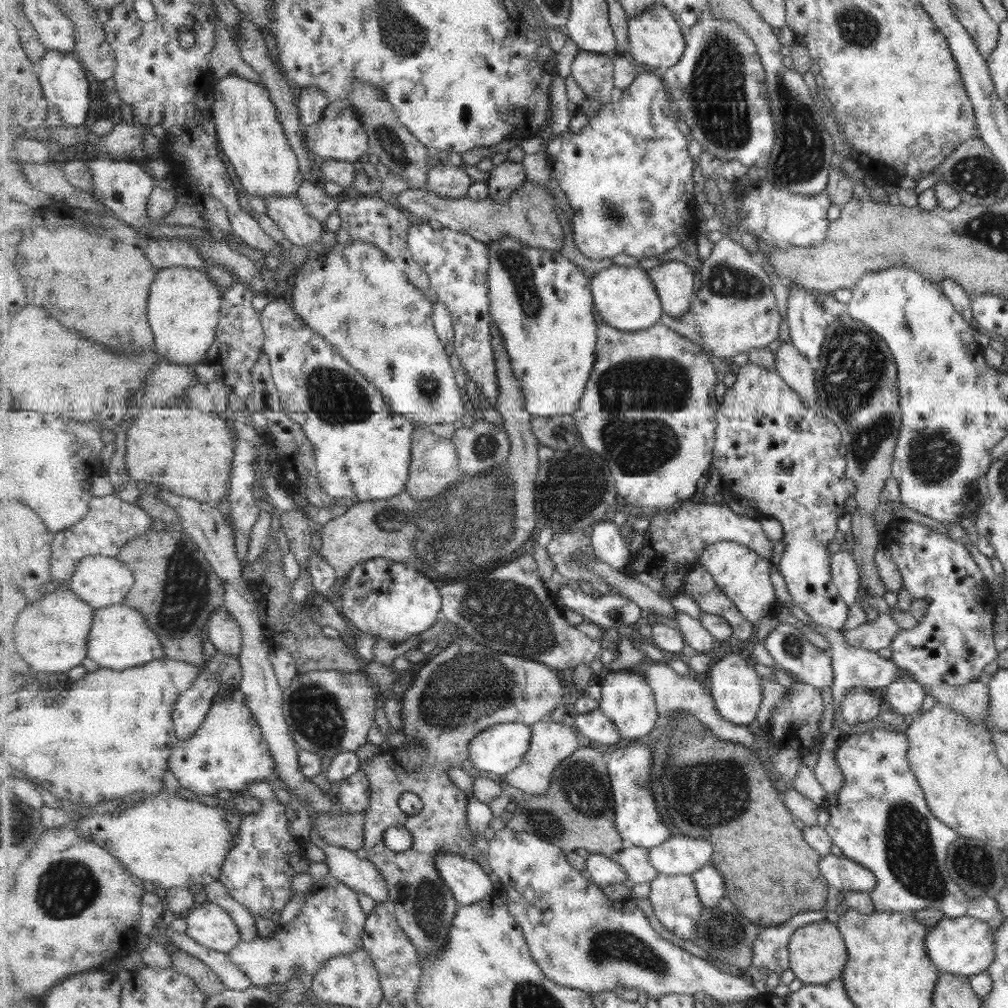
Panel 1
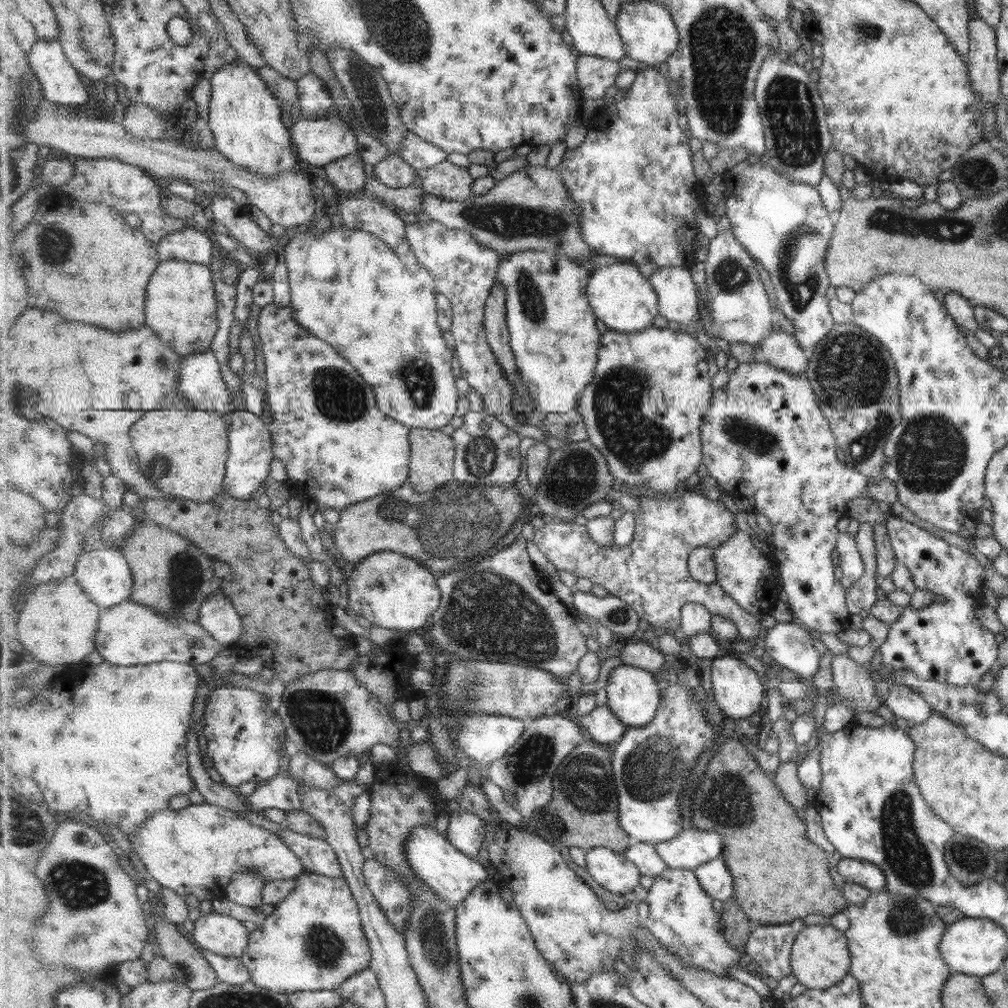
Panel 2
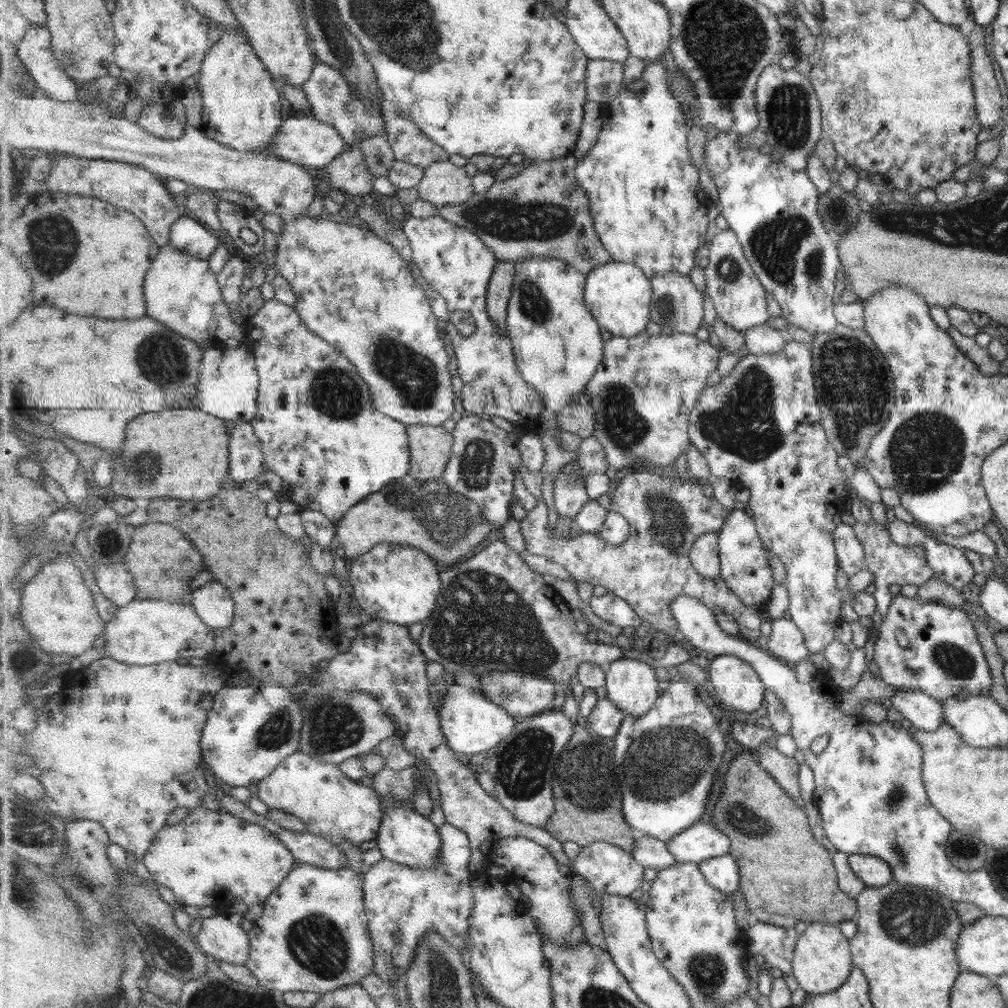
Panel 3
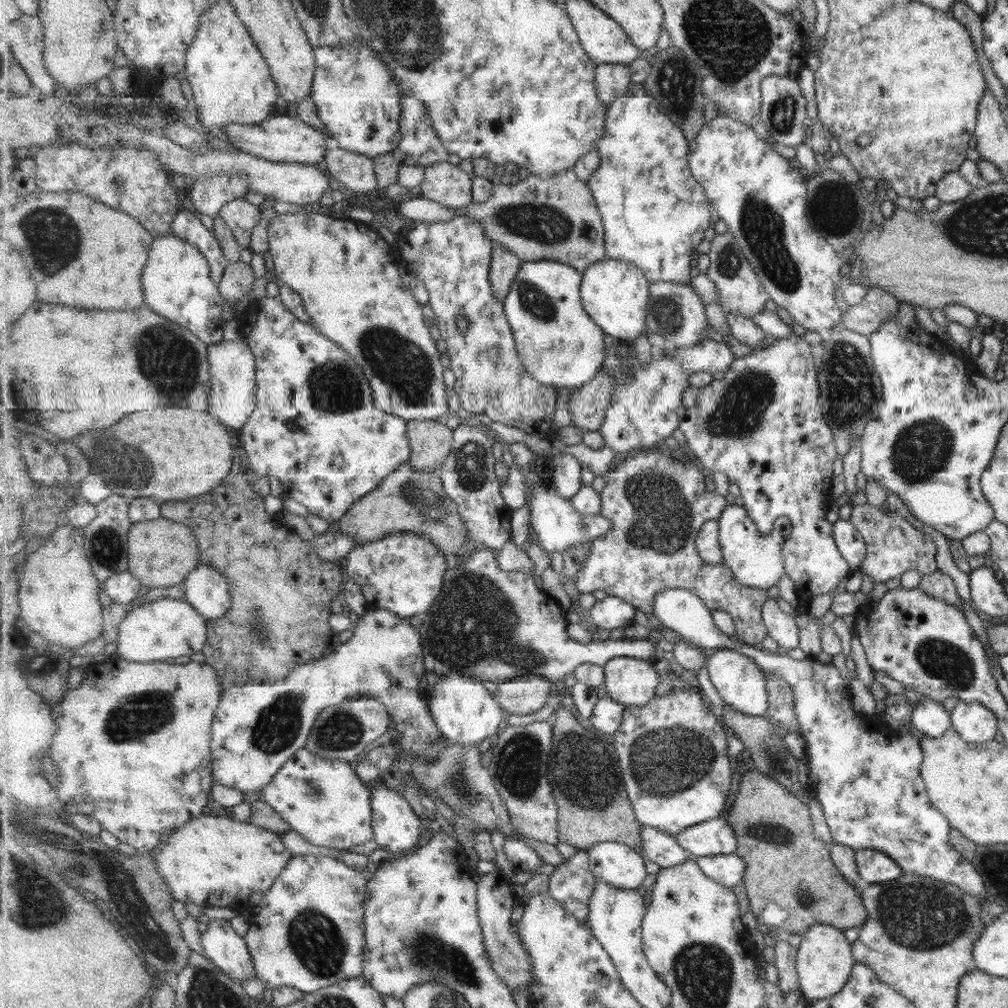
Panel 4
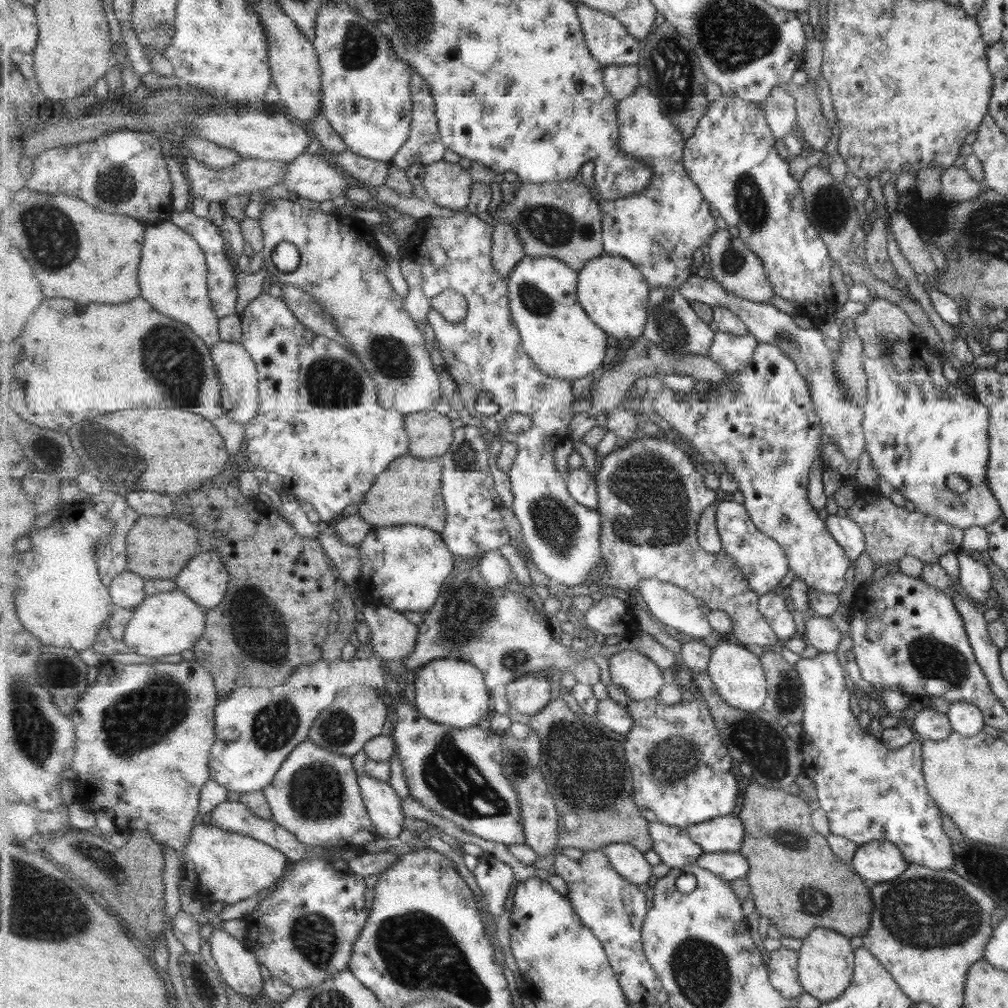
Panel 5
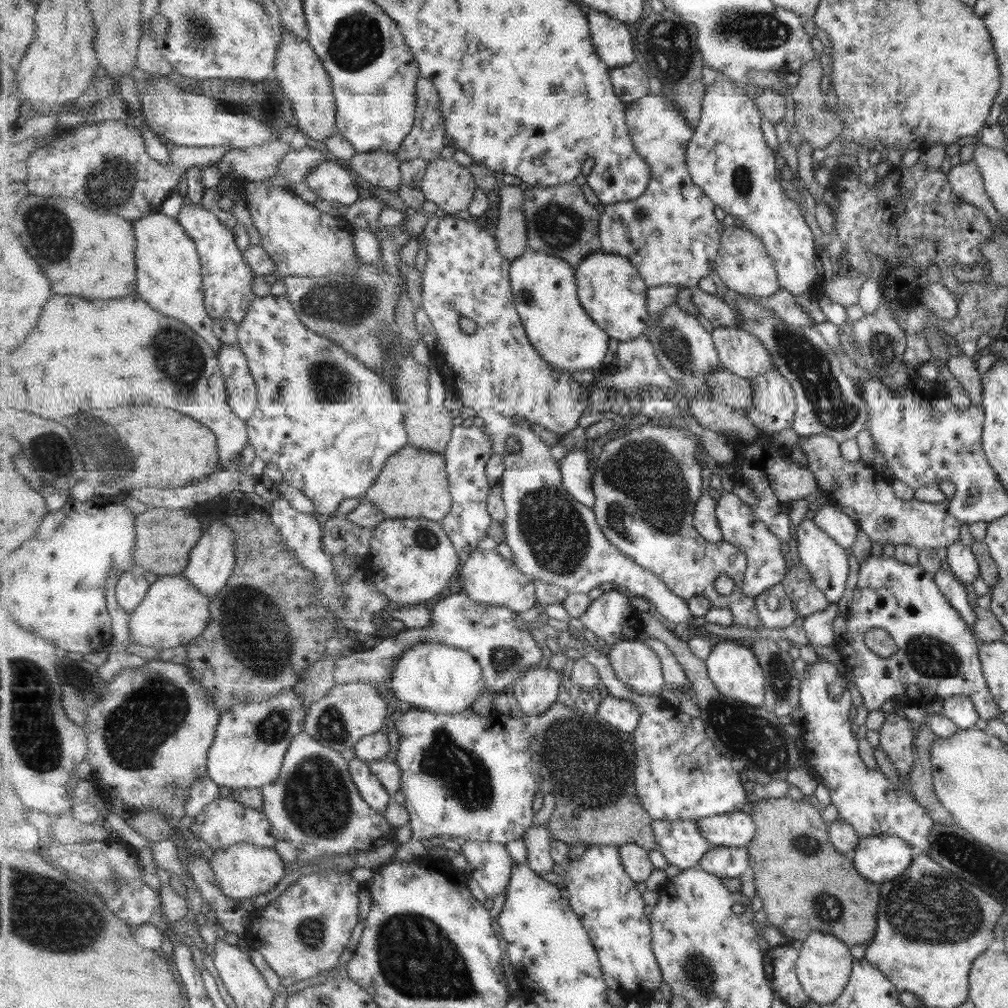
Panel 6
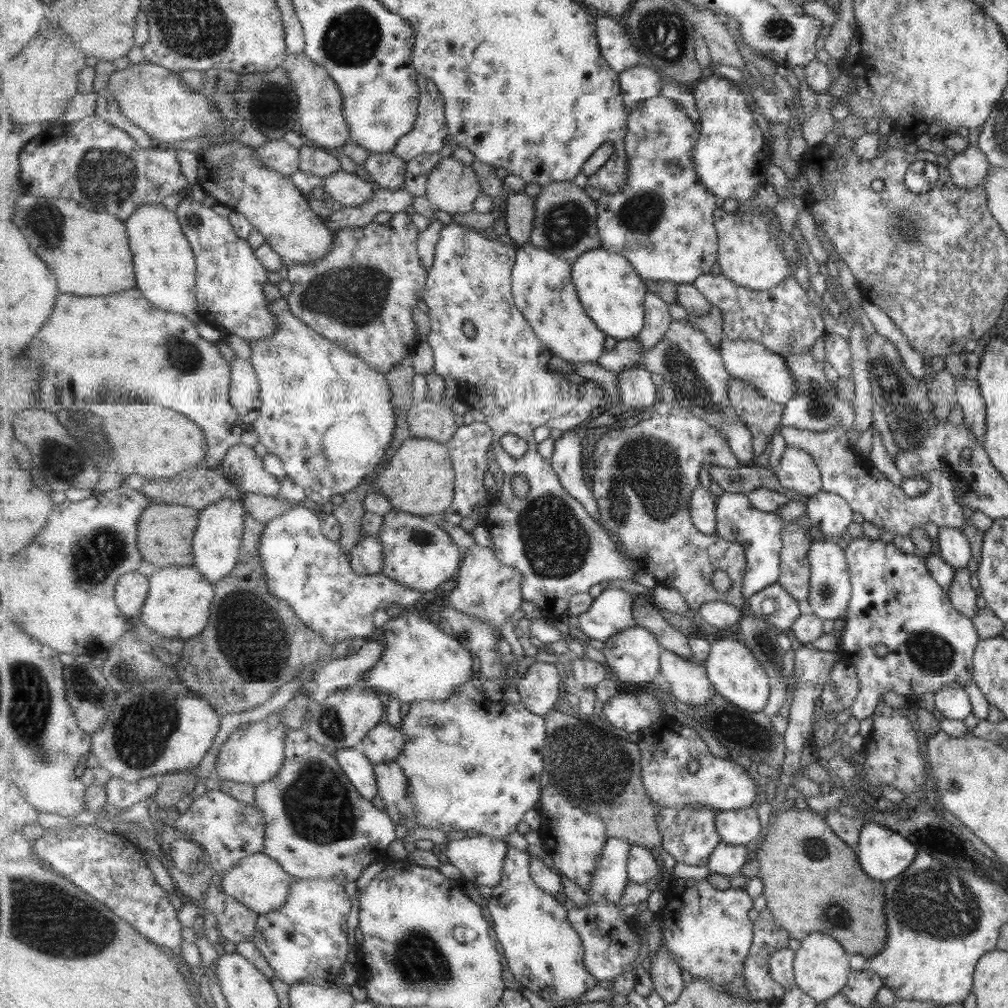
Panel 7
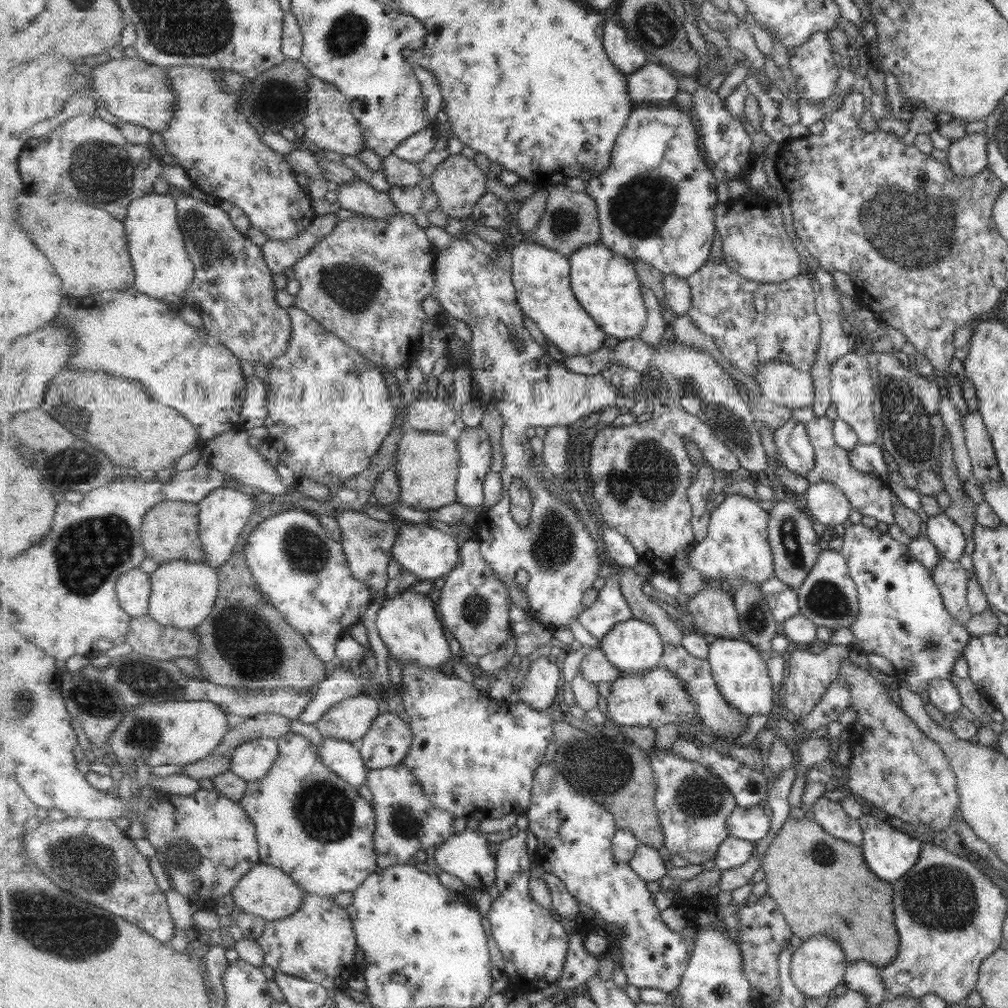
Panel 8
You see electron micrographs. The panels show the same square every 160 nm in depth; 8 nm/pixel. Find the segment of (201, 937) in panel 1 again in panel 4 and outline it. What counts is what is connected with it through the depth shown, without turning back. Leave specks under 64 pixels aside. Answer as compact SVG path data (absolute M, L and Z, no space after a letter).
M211 919L207 923L208 927L202 934L206 957L236 981L258 978L247 941L231 928L231 922Z

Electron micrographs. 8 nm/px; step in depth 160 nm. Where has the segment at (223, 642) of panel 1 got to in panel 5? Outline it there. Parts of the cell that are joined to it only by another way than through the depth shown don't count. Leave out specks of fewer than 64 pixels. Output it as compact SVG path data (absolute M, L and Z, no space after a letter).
M202 550L191 557L175 582L195 602L209 610L224 601L230 572L220 552Z

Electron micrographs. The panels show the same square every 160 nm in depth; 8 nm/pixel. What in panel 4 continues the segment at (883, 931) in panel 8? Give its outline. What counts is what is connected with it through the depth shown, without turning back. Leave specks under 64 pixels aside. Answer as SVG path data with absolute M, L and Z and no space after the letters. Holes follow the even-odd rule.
M756 769L743 774L739 786L726 819L738 836L736 853L747 862L744 884L756 918L770 928L772 936L800 935L815 923L838 927L840 931L859 928L866 919L862 900L831 864L826 843L814 833L813 823L809 822L807 806L797 796L791 796L782 784ZM775 894L779 898L763 898ZM771 904L777 904L779 910L771 912Z

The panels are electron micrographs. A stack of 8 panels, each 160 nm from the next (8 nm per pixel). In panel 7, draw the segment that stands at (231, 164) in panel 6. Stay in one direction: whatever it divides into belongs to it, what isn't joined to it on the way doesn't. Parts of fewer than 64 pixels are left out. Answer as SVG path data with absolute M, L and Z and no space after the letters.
M269 140L263 146L255 146L256 157L268 167L286 177L300 170L300 149L291 146L287 140Z

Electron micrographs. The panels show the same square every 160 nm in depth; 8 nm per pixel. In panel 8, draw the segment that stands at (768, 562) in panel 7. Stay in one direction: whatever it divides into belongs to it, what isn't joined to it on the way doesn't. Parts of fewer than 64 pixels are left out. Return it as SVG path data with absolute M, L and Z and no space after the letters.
M746 496L727 497L712 512L709 536L691 553L691 566L715 583L737 589L744 582L761 584L775 576L774 554L769 539L770 511Z

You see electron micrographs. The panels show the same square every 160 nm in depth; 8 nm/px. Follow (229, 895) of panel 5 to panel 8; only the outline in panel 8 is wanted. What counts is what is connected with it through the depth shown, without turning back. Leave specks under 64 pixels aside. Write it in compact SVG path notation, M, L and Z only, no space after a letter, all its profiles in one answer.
M261 862L238 882L232 896L241 910L262 916L268 921L279 921L302 908L304 889L287 872Z

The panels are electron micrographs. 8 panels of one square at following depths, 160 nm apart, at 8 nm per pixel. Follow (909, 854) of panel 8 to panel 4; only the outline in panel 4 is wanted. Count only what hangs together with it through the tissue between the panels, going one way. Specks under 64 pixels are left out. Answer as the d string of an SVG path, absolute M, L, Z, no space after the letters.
M871 849L854 850L857 875L868 885L888 882L901 875L899 866L882 852Z

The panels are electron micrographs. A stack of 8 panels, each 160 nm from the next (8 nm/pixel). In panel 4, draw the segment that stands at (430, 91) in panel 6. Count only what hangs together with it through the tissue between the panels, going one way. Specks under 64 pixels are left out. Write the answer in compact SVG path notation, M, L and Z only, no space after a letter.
M411 95L402 100L400 131L402 137L393 152L400 164L427 167L449 160L450 152L440 139L422 100Z

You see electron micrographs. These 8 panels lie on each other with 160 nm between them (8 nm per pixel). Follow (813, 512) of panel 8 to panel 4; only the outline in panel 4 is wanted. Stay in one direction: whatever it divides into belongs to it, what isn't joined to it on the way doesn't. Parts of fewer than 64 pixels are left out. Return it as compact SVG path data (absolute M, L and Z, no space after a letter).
M834 516L834 540L838 550L850 567L857 569L864 557L864 542L855 532L854 526L849 521Z

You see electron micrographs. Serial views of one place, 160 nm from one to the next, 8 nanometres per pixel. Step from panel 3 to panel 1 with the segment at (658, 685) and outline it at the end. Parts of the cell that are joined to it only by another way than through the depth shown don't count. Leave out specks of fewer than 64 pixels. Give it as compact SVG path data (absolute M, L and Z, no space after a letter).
M609 672L603 675L599 682L602 687L602 697L600 708L615 723L615 728L621 734L622 742L637 740L655 728L658 715L658 705L656 702L656 689L647 682L647 679L639 673L629 672Z

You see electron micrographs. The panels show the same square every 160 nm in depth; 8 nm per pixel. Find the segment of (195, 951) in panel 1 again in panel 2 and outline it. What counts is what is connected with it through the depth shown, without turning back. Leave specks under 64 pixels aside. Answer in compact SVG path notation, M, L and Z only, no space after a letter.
M206 948L200 950L216 970L220 981L231 983L233 986L243 986L252 980L251 971L241 959L215 954Z

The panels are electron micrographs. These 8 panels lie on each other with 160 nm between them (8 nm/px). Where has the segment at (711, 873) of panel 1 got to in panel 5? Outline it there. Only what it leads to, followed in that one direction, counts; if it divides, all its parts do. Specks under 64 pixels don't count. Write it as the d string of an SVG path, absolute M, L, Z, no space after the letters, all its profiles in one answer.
M740 851L704 852L699 857L697 865L713 872L727 883L746 878L750 874L750 863L747 862L747 857Z

